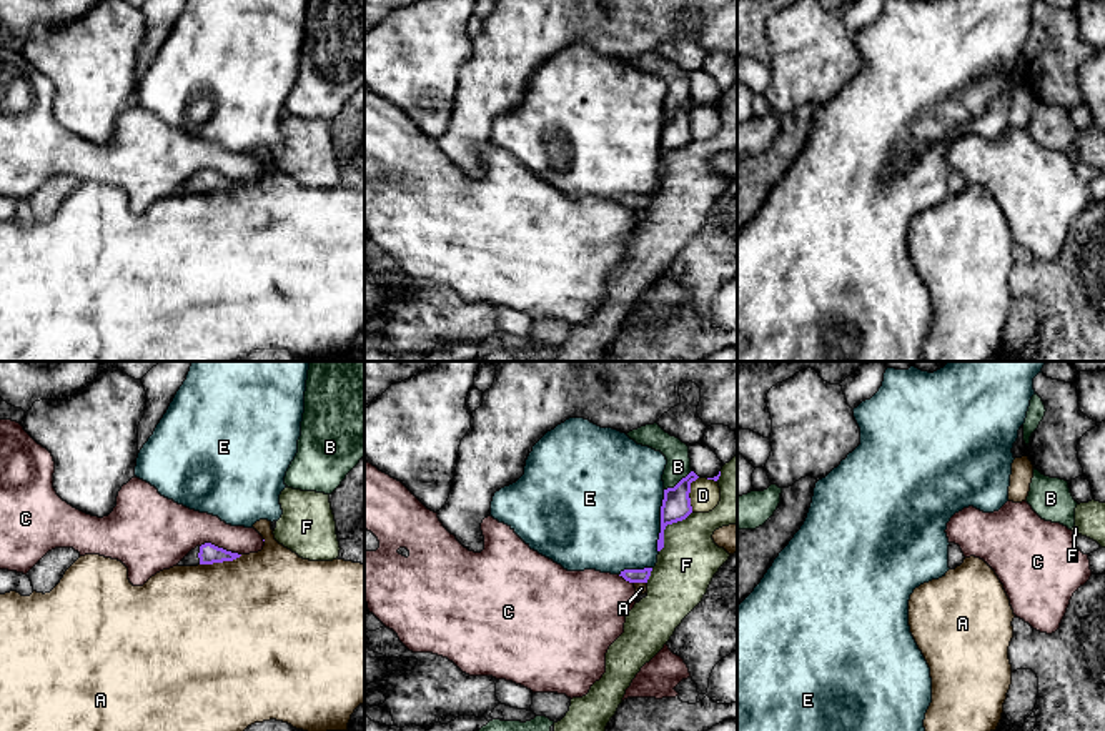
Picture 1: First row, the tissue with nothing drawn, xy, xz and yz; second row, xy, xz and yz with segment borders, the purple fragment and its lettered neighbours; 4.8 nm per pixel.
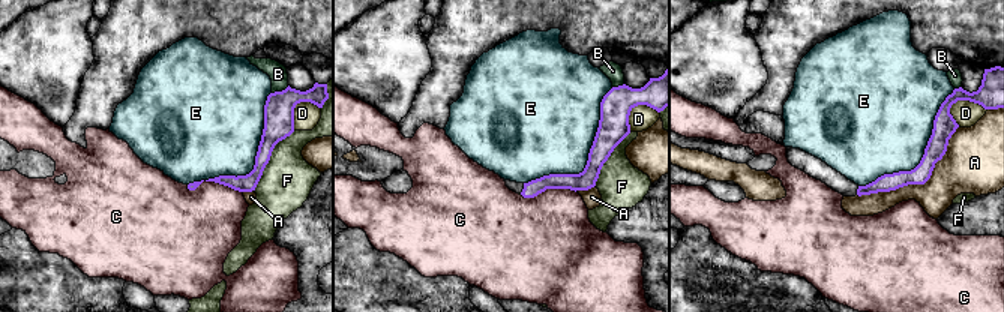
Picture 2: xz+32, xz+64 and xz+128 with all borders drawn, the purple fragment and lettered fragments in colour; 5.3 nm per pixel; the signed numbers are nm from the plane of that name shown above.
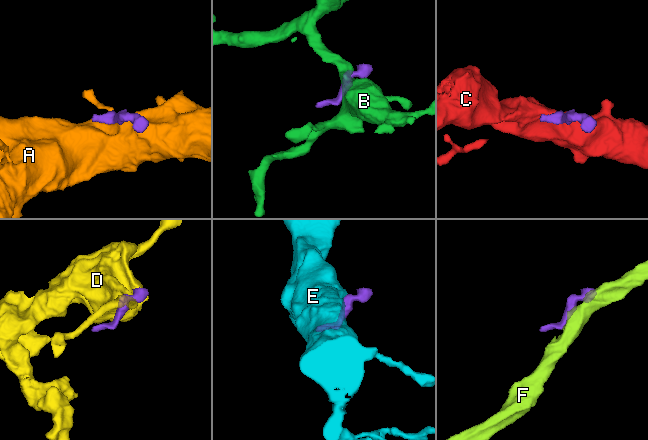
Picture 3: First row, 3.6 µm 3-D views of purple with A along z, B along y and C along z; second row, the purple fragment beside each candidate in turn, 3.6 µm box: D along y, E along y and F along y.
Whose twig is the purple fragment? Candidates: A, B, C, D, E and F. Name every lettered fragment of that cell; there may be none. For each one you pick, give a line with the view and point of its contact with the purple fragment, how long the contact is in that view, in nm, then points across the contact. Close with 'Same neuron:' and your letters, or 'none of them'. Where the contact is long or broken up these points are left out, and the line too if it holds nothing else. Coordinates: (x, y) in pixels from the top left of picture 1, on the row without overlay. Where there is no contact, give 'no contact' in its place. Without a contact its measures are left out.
Same neuron: none of them

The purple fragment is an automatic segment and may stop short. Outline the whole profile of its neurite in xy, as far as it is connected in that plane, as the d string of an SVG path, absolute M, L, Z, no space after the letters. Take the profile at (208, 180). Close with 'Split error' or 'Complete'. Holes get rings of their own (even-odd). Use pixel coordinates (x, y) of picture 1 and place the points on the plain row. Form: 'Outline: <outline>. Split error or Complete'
Outline: M205 170L201 173L196 173L191 177L180 190L178 193L198 193L198 191L213 191L213 190L223 190L223 188L233 188L240 185L241 182L226 178L223 175L218 175L211 170Z. Split error

